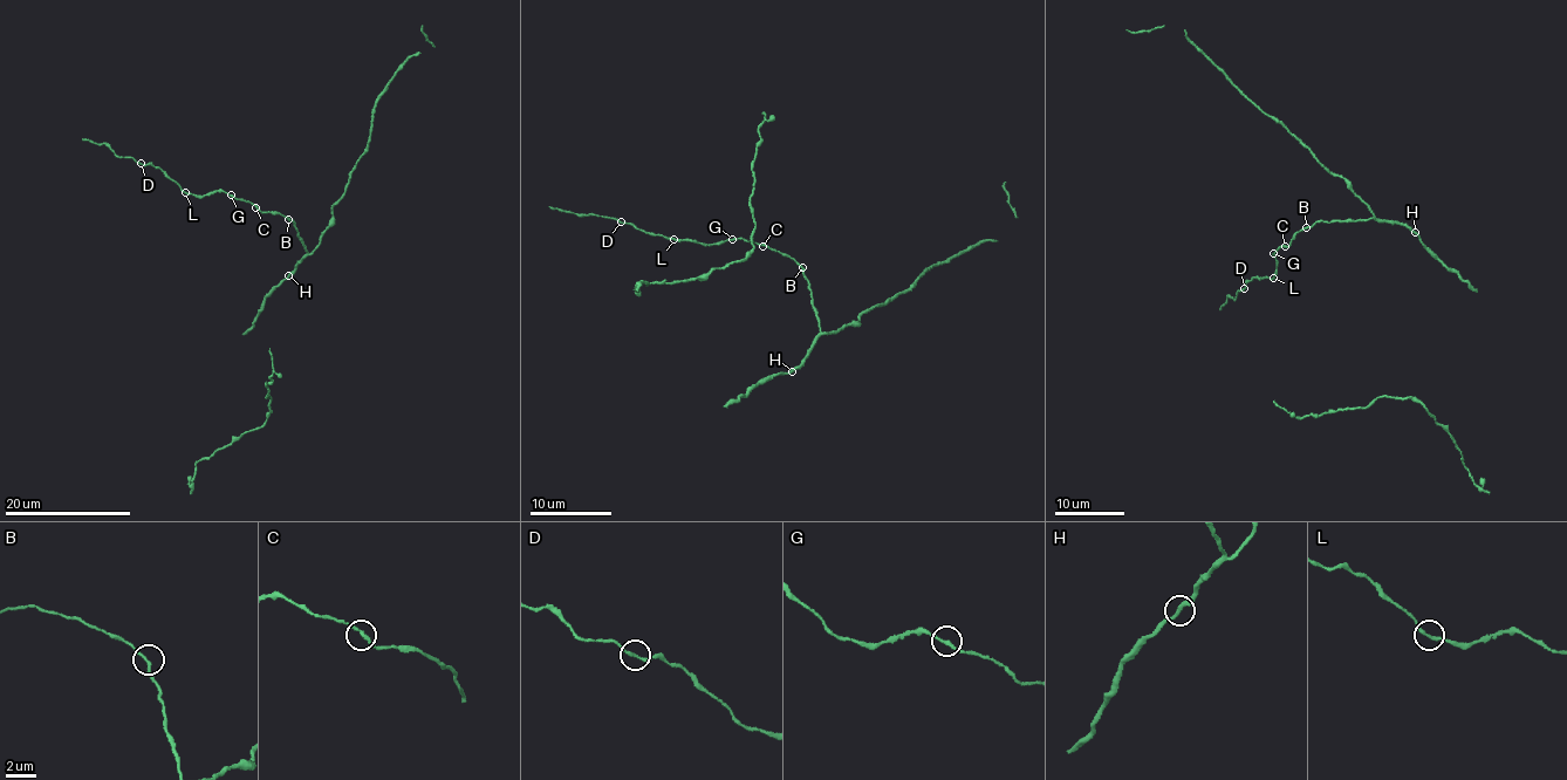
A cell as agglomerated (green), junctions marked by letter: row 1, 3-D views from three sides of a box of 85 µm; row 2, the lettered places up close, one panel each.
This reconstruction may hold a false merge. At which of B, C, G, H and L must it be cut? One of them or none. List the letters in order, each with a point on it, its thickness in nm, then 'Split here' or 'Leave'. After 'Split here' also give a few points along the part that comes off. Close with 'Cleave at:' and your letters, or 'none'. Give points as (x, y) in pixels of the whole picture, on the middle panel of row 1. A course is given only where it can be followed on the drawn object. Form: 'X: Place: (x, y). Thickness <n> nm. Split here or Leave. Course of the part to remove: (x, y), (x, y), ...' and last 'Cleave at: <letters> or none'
B: Place: (802, 267). Thickness 190 nm. Leave
C: Place: (763, 246). Thickness 180 nm. Leave
G: Place: (732, 239). Thickness 170 nm. Leave
H: Place: (792, 371). Thickness 280 nm. Leave
L: Place: (673, 239). Thickness 190 nm. Split here. Course of the part to remove: (673, 240), (610, 218), (567, 212), (548, 205)
Cleave at: L

